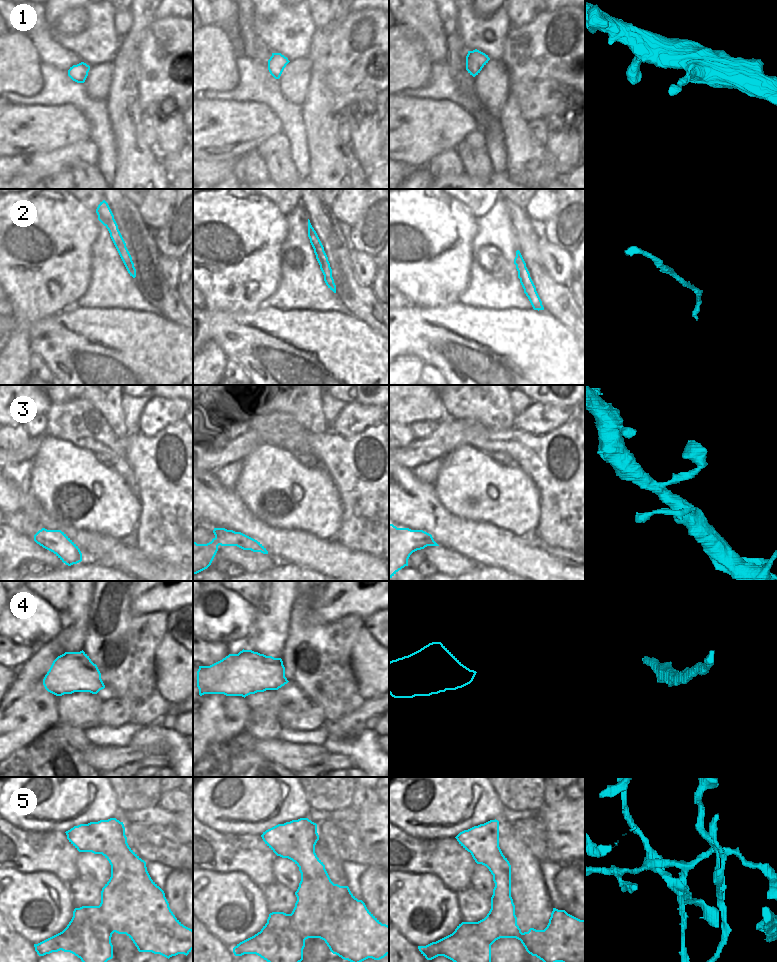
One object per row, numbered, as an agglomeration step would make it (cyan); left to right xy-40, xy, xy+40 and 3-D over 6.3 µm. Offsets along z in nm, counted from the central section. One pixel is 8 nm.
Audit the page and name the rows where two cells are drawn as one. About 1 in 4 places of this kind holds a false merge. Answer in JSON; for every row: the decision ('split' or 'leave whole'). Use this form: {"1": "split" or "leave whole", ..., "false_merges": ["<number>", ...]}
{"1": "leave whole", "2": "leave whole", "3": "leave whole", "4": "leave whole", "5": "split", "false_merges": ["5"]}

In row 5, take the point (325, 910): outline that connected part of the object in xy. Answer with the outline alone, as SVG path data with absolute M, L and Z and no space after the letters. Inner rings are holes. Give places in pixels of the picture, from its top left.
M308 818L292 820L284 824L278 824L261 835L265 844L282 858L292 860L301 873L301 881L295 892L297 901L291 913L293 927L301 931L306 940L308 938L320 938L325 941L330 951L344 960L350 962L362 962L368 958L380 960L389 954L389 926L382 924L366 907L362 900L358 900L350 891L348 886L334 884L323 862L315 853L315 845L319 840L317 824Z

